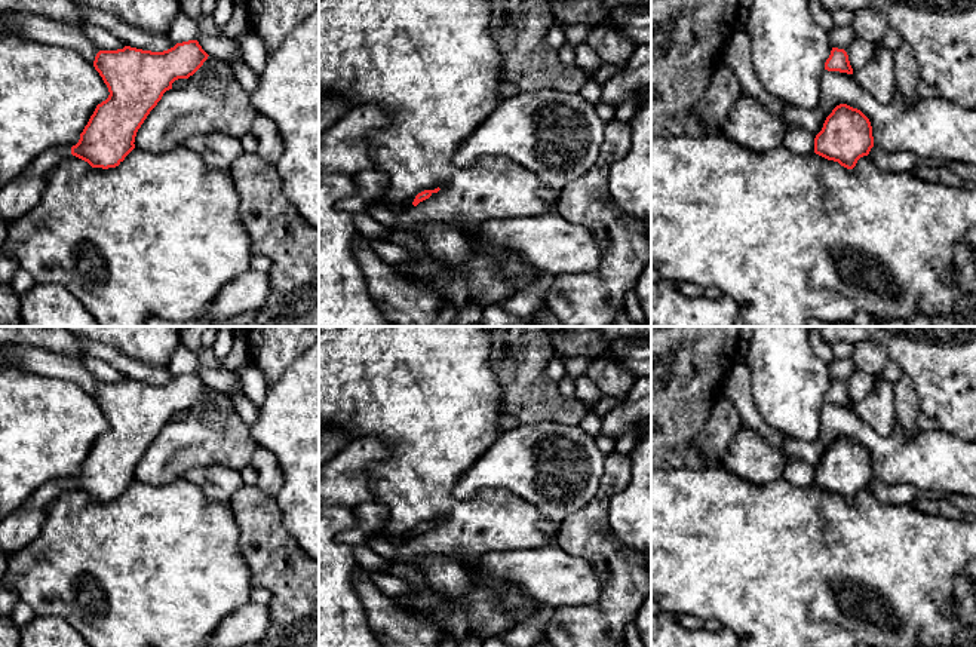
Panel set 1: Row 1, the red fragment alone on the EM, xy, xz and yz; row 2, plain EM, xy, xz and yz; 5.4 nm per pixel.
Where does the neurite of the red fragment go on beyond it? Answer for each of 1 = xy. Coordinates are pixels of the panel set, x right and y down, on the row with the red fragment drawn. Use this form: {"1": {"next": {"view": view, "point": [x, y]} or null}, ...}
{"1": {"next": {"view": "xy", "point": [20, 195]}}}

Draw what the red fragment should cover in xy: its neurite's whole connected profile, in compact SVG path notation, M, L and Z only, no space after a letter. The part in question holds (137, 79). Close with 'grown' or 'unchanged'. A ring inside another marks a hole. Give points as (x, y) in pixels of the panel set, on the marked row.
M197 40L177 43L163 52L131 46L117 50L99 50L93 67L108 88L108 98L96 105L76 145L46 148L16 178L0 188L0 218L12 223L36 206L47 184L49 172L71 154L88 162L92 168L108 169L119 166L135 148L133 142L138 129L163 93L172 89L175 80L193 76L208 56Z; grown

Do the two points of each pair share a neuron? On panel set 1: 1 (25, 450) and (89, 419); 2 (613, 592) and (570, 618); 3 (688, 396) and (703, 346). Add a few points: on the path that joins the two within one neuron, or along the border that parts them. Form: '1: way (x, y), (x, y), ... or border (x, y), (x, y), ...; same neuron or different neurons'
1: way (42, 434), (52, 423), (73, 420); same neuron
2: way (610, 606), (598, 618), (583, 618); same neuron
3: way (688, 385), (688, 361), (691, 358); same neuron

